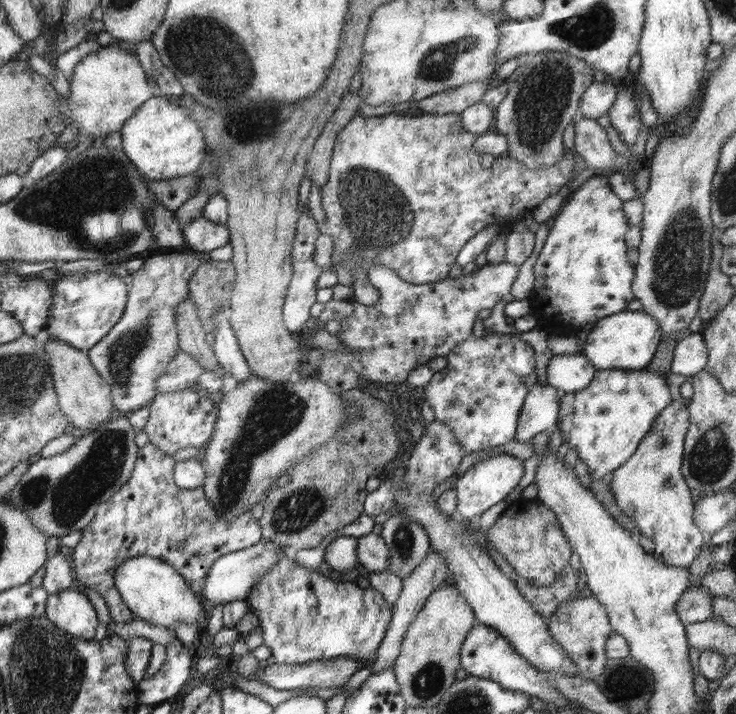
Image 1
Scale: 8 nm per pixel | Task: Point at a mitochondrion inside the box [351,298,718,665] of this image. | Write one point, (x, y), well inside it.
(403, 535)

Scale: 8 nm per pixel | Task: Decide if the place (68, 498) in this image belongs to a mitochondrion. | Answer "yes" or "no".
yes

